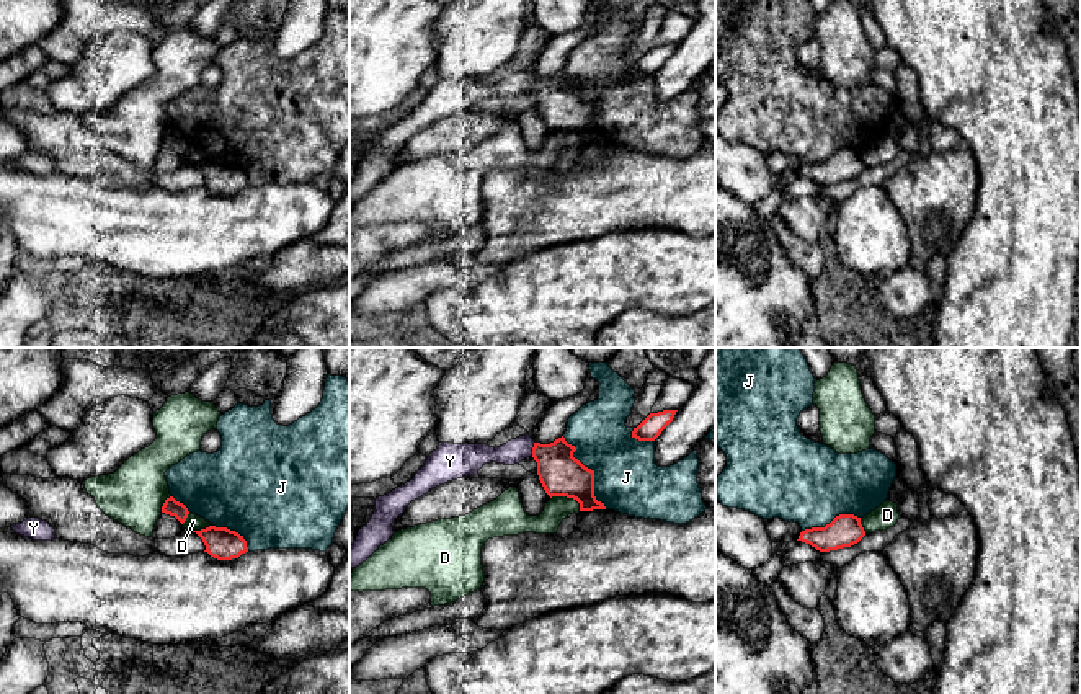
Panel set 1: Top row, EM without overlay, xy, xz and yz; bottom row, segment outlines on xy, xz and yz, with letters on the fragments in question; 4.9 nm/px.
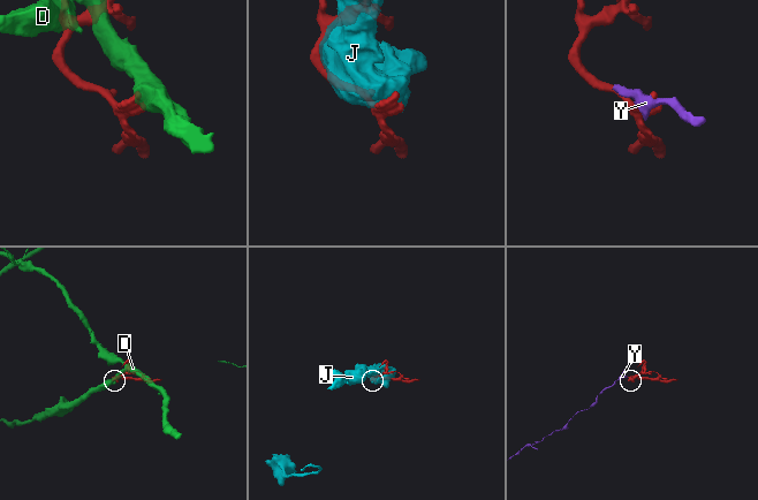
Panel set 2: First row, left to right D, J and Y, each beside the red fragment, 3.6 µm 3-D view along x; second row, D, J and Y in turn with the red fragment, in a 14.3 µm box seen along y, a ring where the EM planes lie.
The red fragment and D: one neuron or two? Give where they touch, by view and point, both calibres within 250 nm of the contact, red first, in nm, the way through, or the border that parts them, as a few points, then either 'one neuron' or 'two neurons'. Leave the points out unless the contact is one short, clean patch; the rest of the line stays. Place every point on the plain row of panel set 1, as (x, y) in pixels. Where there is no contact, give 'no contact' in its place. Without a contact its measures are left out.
meets red in xz at (569, 131); 220 nm thick on the red side, 120 nm on the other; two neurons

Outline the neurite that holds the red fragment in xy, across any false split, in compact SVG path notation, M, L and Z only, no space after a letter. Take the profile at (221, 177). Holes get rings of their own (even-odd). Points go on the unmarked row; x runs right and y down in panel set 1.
M209 160L193 167L202 173L206 180L204 186L217 194L238 193L242 188L248 186L243 170L227 162Z

